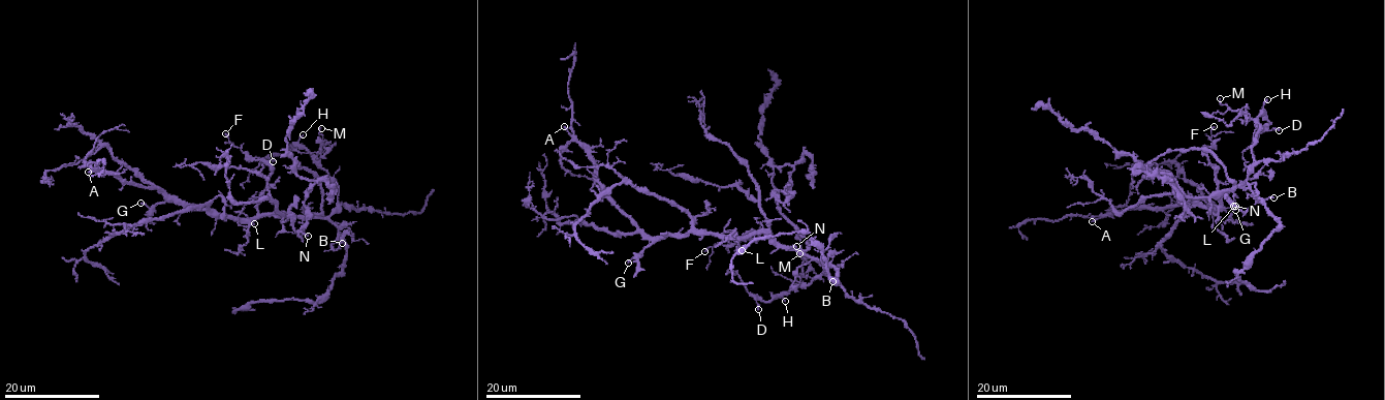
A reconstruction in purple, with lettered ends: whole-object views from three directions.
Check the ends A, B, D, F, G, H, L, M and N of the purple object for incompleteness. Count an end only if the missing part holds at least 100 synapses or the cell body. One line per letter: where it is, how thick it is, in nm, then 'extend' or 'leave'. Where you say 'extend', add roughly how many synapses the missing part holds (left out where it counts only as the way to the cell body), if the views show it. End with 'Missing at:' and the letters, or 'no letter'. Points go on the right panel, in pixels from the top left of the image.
A: place (1092, 221); calibre 190 nm; leave
B: place (1273, 197); calibre 220 nm; extend
D: place (1279, 130); calibre 170 nm; leave
F: place (1214, 126); calibre 150 nm; leave
G: place (1235, 210); calibre 140 nm; leave
H: place (1267, 99); calibre 160 nm; leave
L: place (1233, 206); calibre 140 nm; leave
M: place (1220, 98); calibre 160 nm; leave
N: place (1235, 206); calibre 180 nm; leave
Missing at: B

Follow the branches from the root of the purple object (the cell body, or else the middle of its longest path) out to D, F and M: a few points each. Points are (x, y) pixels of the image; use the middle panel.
D: (743, 237), (764, 233), (812, 256), (824, 269), (808, 284), (790, 288), (767, 301), (756, 299), (758, 309)
F: (743, 237), (744, 240), (752, 234), (745, 234), (733, 244), (716, 244), (704, 251)
M: (743, 237), (764, 233), (783, 245), (812, 256), (824, 269), (806, 285), (800, 282), (803, 260), (799, 253)

